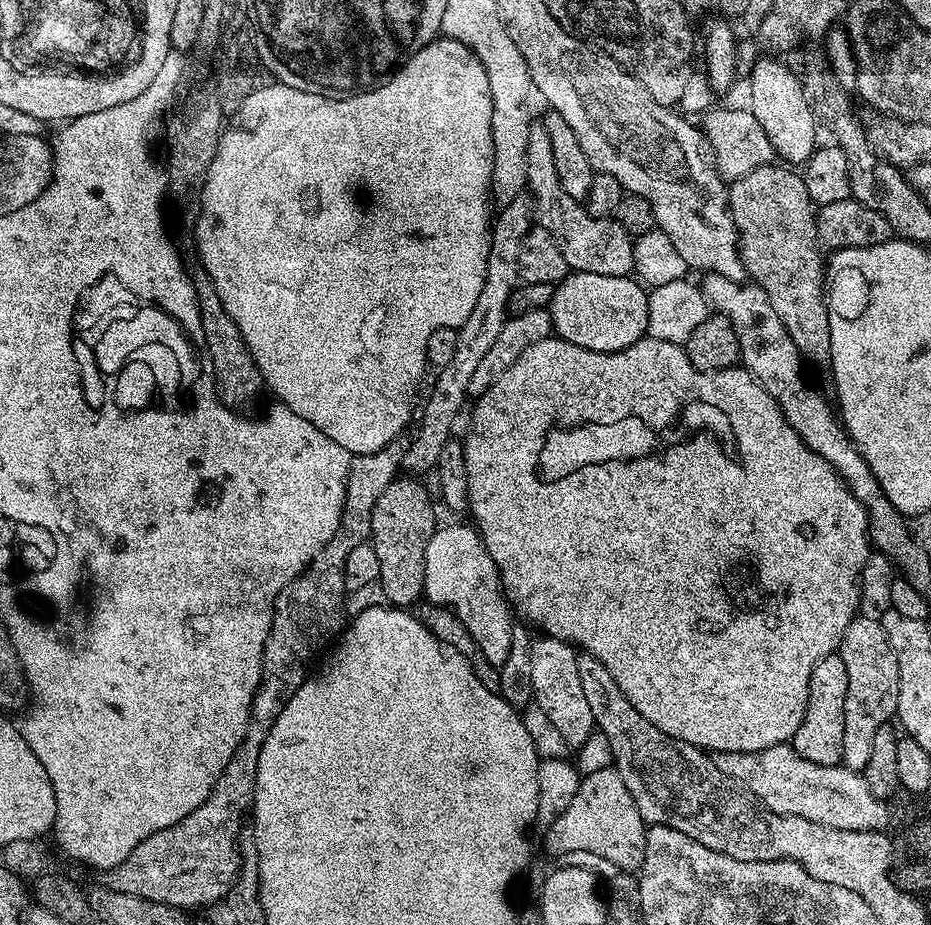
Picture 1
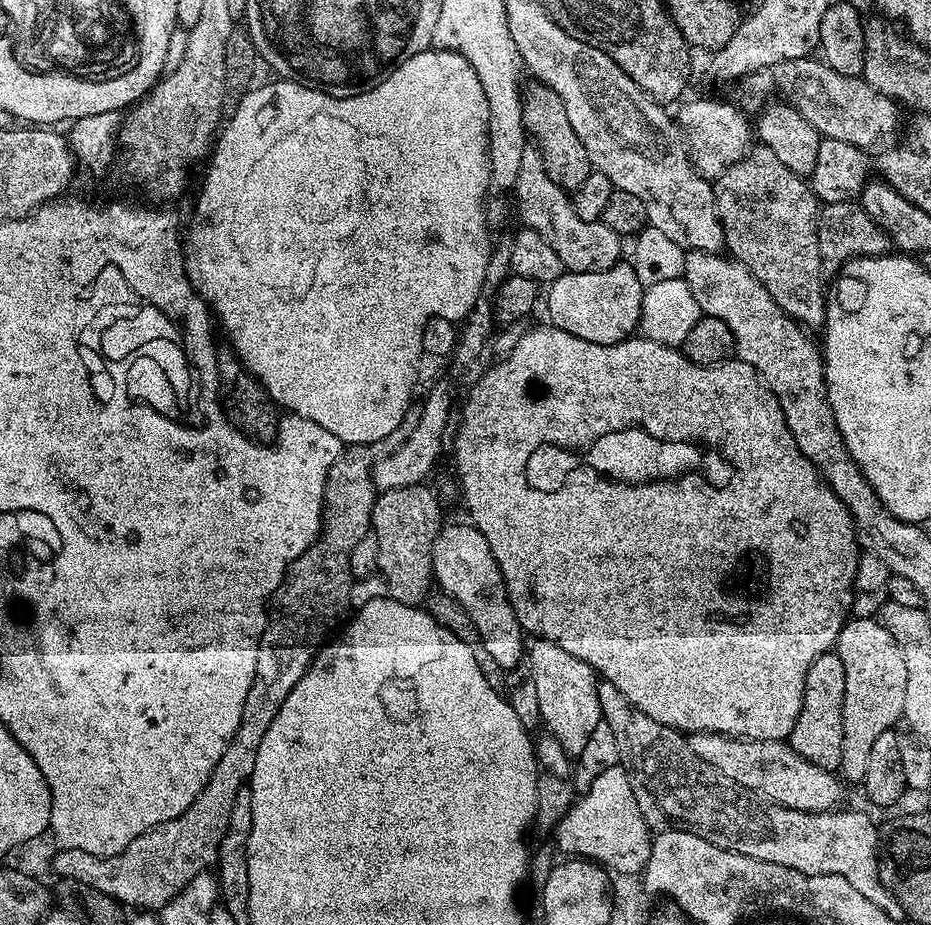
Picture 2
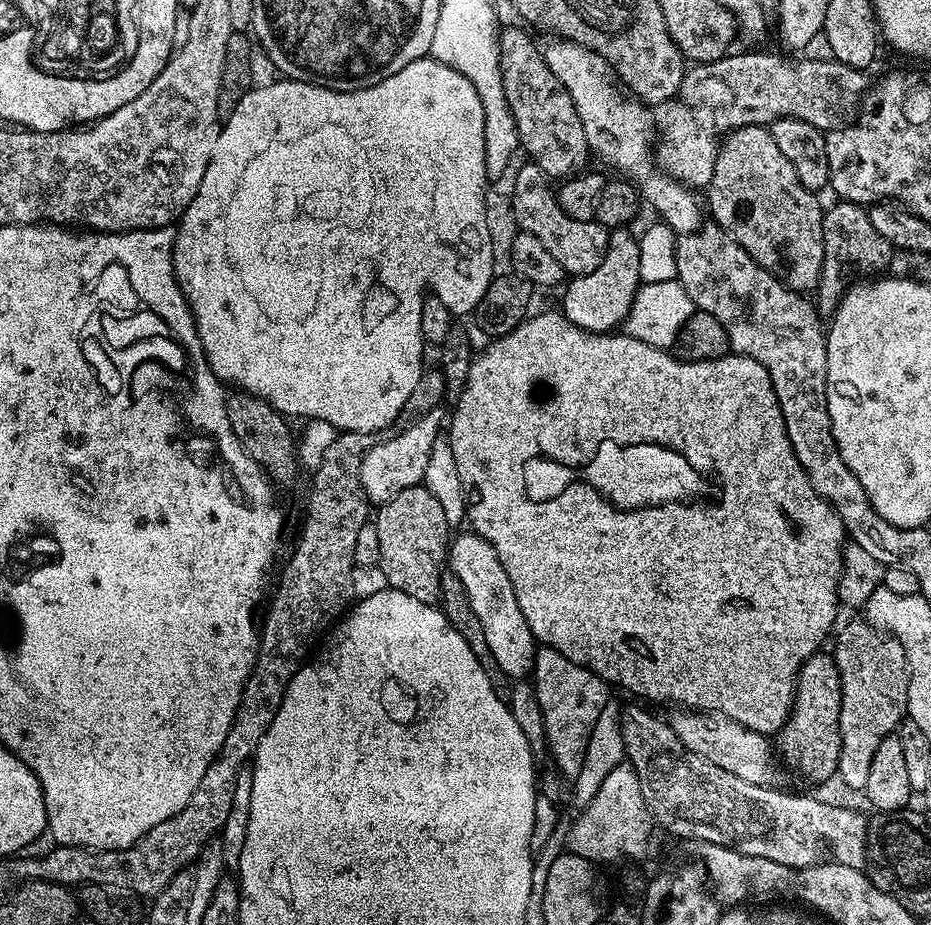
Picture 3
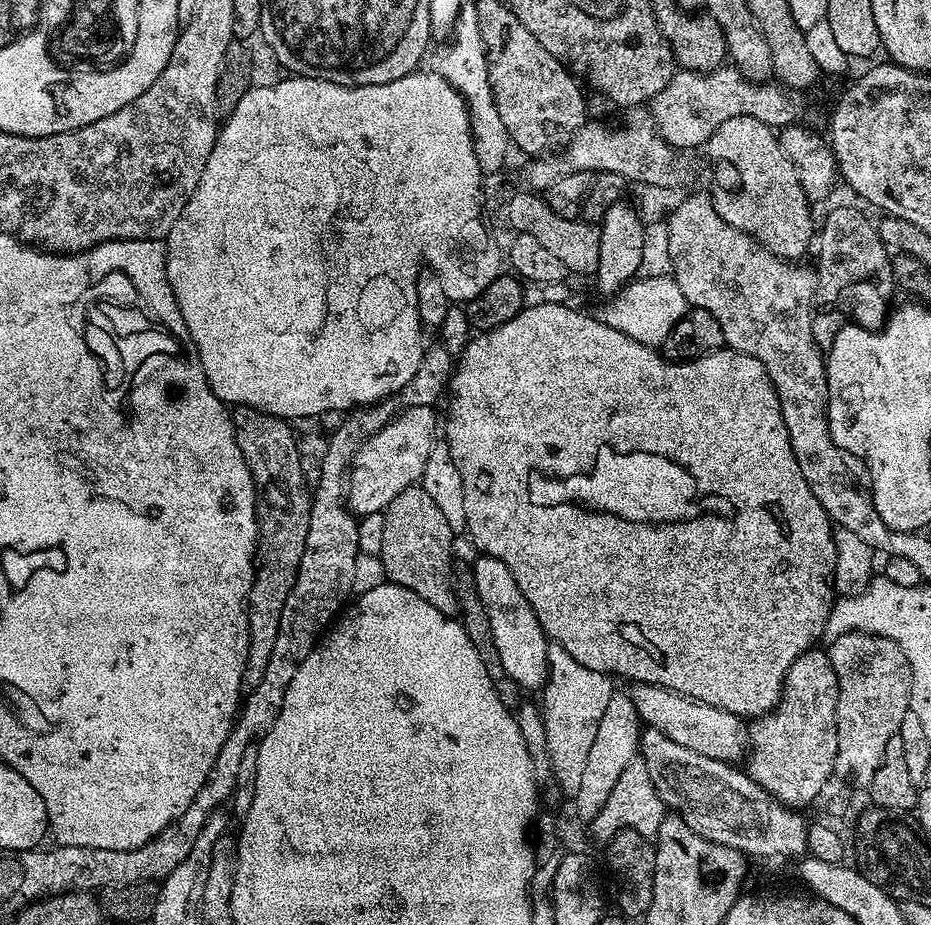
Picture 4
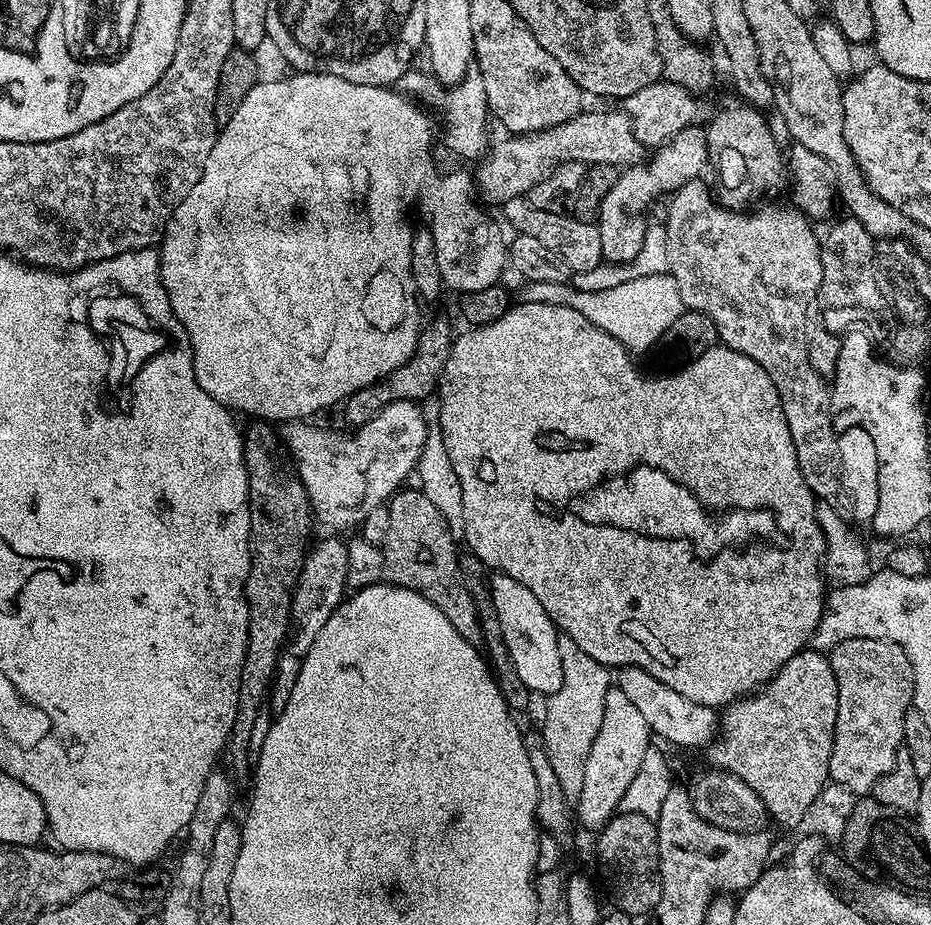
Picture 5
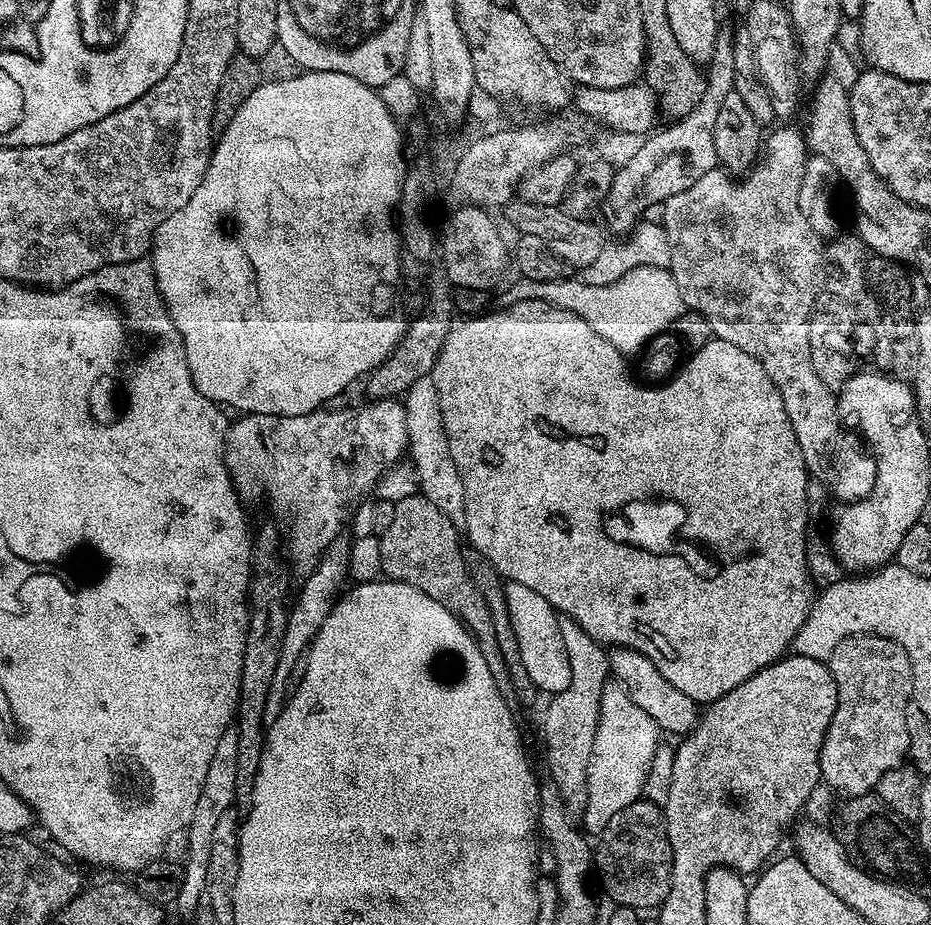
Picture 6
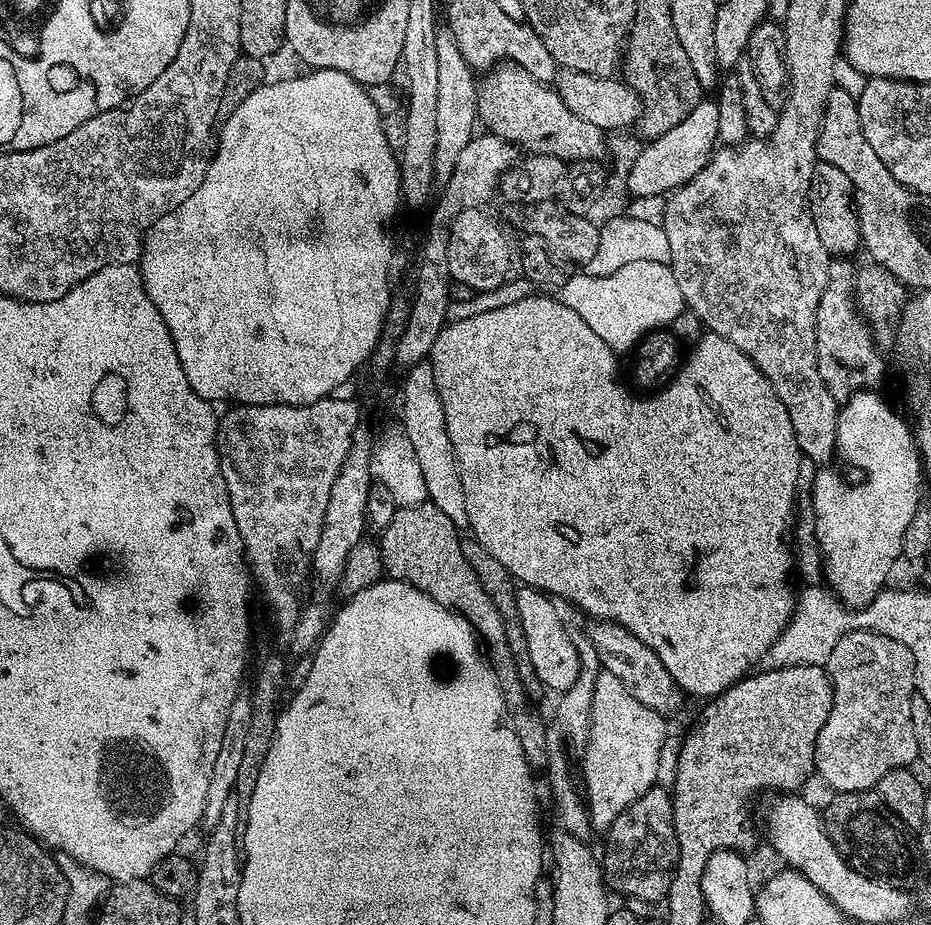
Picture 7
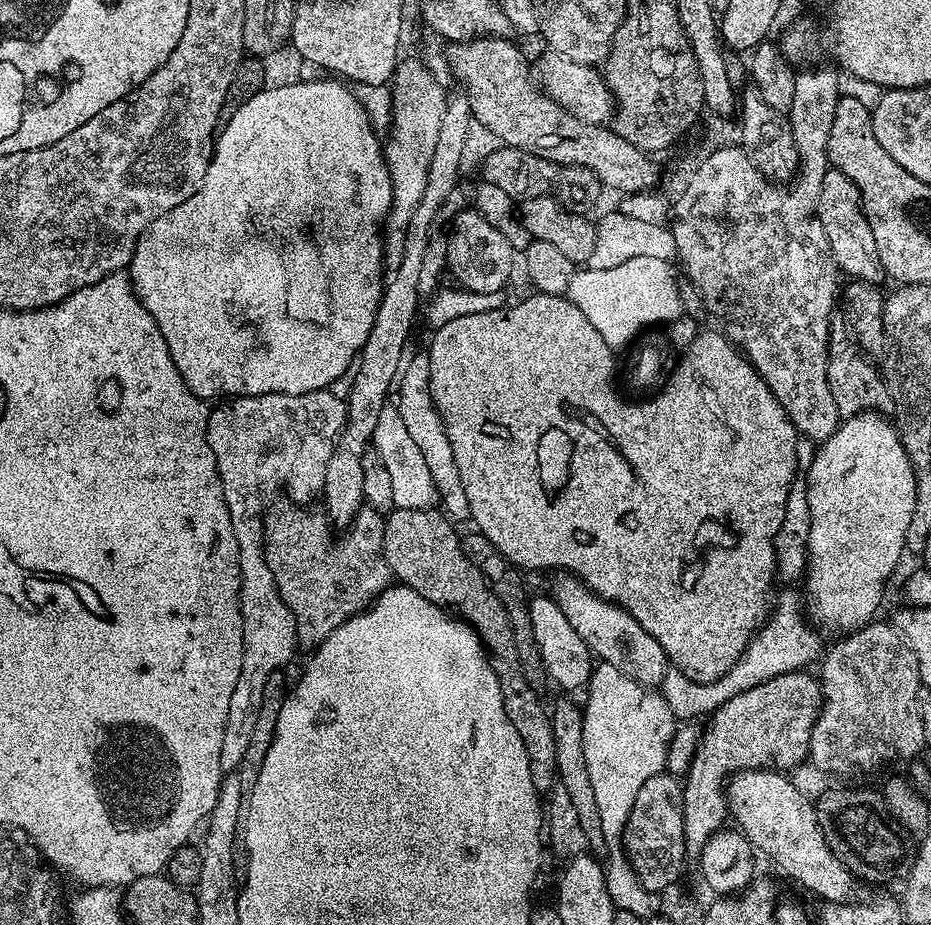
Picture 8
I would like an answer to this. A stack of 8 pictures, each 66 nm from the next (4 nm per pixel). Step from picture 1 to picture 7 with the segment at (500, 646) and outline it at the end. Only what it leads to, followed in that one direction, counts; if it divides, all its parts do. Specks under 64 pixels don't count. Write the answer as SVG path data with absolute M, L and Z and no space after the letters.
M520 586L515 589L518 615L521 618L522 629L526 634L529 660L533 663L538 678L544 683L545 689L554 690L559 694L570 690L578 679L580 669L580 655L574 650L574 642L570 642L566 626L562 618L558 618L555 603L538 588Z

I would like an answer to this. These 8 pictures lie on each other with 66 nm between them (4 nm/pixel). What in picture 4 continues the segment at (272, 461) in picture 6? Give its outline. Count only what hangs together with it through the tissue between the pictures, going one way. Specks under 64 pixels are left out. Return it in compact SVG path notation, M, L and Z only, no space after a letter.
M431 404L404 408L391 422L379 428L362 447L356 451L352 461L352 471L348 473L348 491L346 503L357 517L364 517L375 512L383 512L402 494L402 490L413 487L419 481L422 470L426 470L426 458L430 458L430 450L438 436L437 409Z

